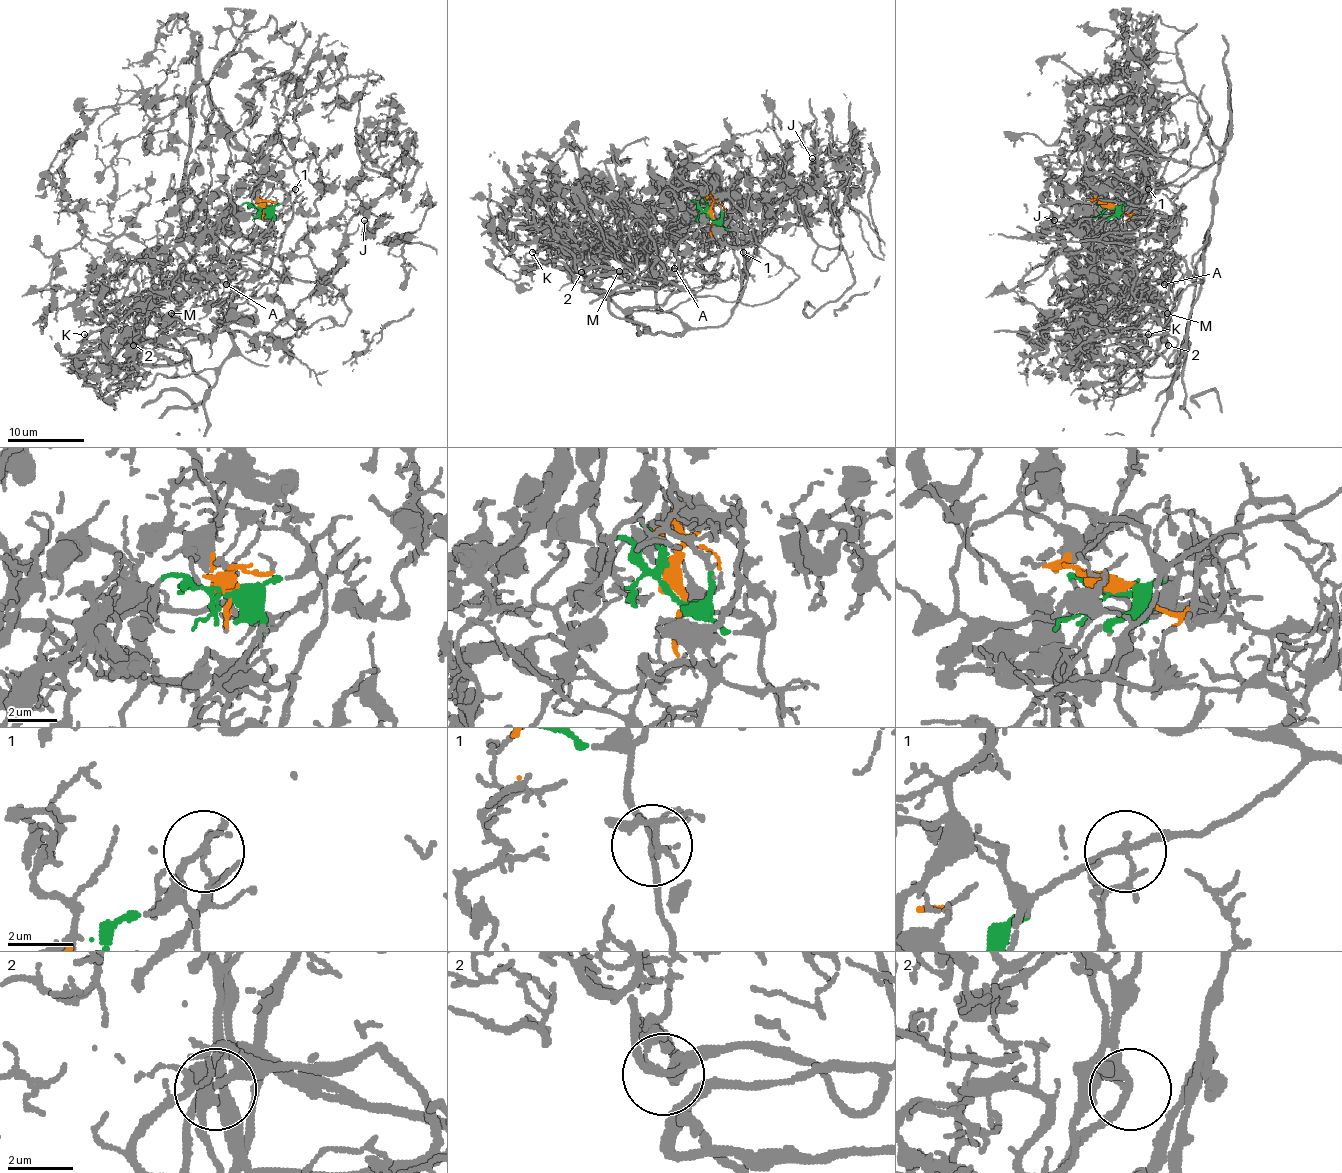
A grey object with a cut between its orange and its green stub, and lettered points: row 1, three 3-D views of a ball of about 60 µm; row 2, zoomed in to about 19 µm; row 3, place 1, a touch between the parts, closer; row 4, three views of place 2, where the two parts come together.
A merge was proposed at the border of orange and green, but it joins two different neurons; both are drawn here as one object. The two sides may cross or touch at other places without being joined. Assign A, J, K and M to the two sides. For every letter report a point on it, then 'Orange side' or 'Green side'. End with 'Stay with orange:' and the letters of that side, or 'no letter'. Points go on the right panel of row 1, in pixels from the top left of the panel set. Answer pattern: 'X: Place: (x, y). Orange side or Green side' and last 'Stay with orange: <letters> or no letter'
A: Place: (1164, 284). Orange side
J: Place: (1054, 220). Green side
K: Place: (1148, 334). Orange side
M: Place: (1167, 313). Orange side
Stay with orange: A, K, M

